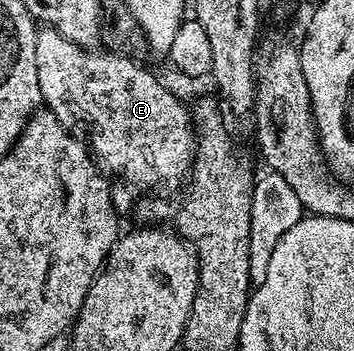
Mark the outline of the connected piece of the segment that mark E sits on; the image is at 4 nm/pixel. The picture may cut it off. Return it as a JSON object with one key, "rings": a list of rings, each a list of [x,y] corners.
{"rings":[[[43,26],[35,34],[37,54],[37,82],[41,86],[43,104],[62,124],[70,129],[87,131],[89,151],[98,167],[112,177],[124,176],[131,184],[143,190],[175,188],[184,183],[195,159],[197,133],[191,123],[188,105],[182,104],[153,73],[142,68],[142,63],[129,56],[116,56],[106,50],[82,48],[57,30]]]}

